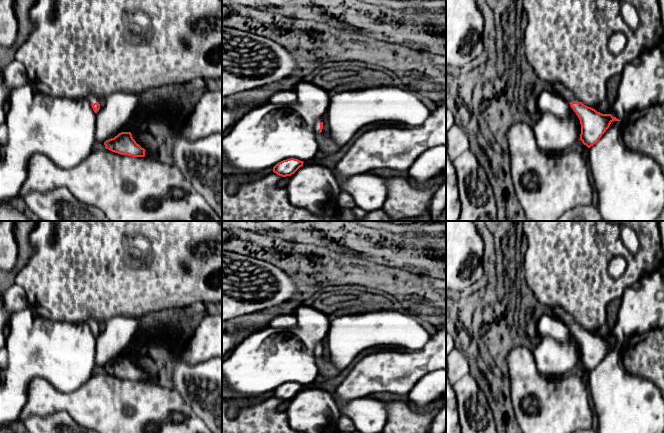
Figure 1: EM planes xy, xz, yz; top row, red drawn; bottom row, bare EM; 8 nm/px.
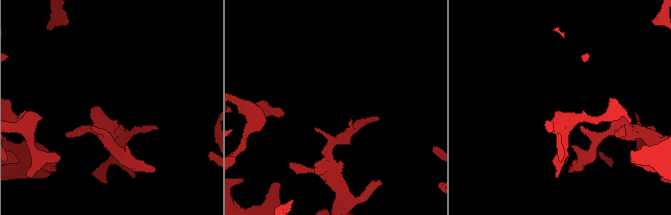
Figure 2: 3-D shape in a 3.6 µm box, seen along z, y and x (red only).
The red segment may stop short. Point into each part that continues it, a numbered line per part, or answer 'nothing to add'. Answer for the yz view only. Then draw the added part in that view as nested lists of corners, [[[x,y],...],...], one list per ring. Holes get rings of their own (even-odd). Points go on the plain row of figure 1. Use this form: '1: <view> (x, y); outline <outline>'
1: yz (558, 312); outline [[[560,306],[549,307],[548,312],[552,314],[556,319],[566,324],[568,327],[580,326],[578,322]]]

